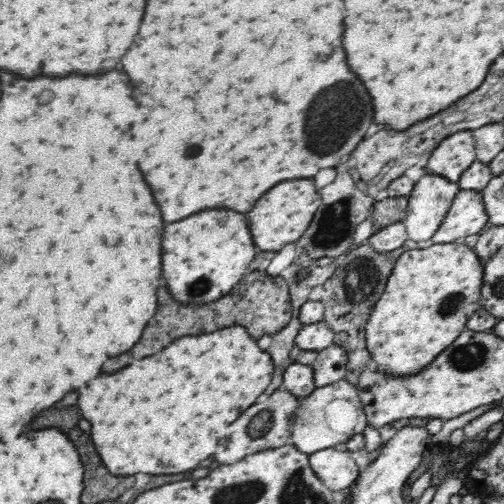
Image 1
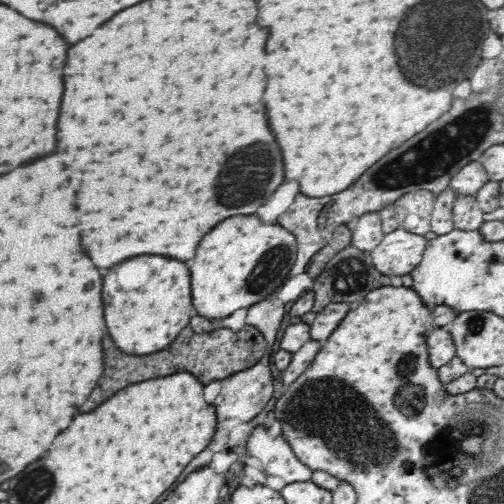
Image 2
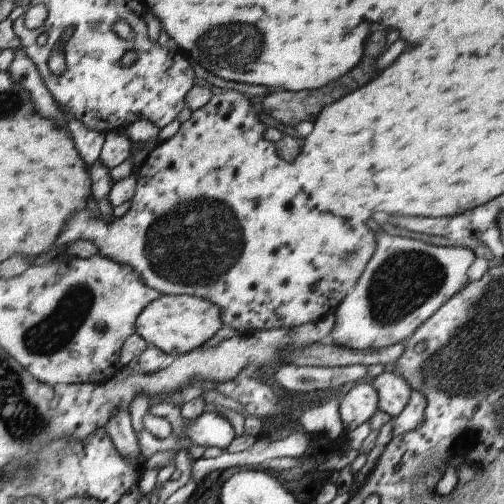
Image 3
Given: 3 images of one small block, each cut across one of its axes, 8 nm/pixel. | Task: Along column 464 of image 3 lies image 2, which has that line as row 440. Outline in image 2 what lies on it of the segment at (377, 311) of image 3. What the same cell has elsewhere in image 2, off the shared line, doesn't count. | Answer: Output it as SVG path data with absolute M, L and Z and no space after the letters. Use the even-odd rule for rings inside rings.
M258 426L252 432L248 438L248 452L262 462L268 476L284 478L286 484L312 480L314 472L298 460L298 456L292 452L290 442L284 436L268 436L268 428Z

